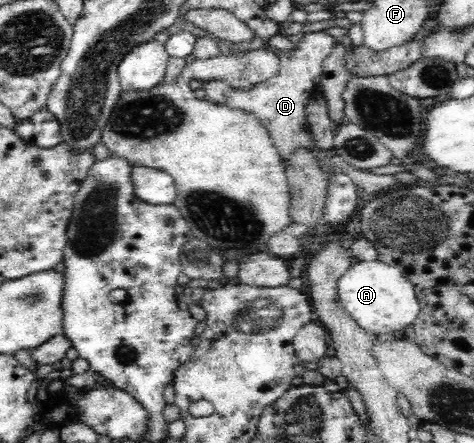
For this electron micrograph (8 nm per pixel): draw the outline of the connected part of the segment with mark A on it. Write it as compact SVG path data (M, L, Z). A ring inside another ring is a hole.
M359 261L338 279L338 294L350 317L370 335L396 333L400 335L405 327L413 325L420 312L419 300L413 282L404 276L403 270L381 261Z

